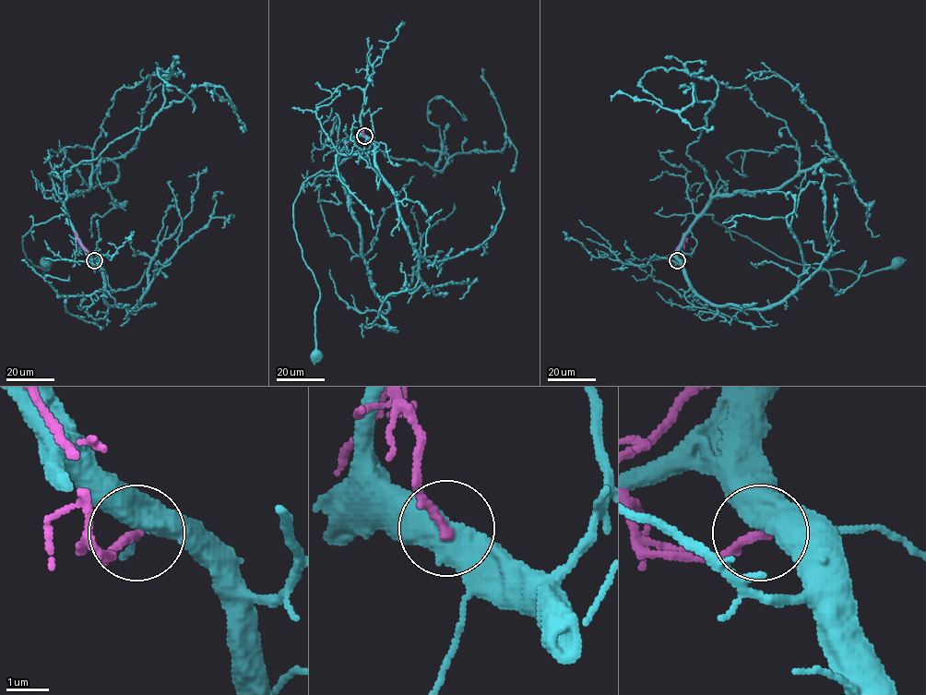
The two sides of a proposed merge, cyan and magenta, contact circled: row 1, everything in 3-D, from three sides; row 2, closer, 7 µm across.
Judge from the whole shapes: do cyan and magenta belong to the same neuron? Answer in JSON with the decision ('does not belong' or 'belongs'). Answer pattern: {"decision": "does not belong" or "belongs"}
{"decision": "does not belong"}

